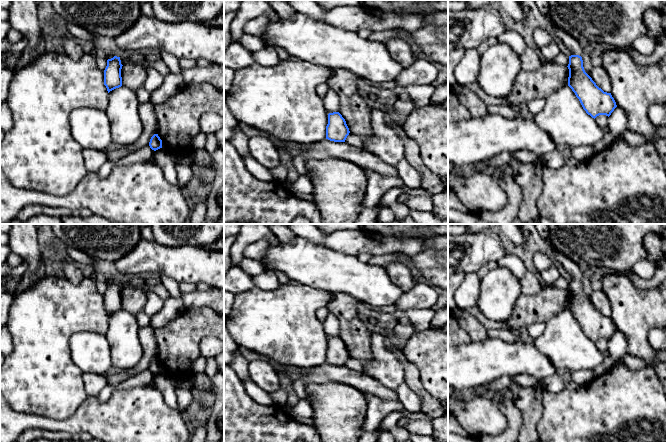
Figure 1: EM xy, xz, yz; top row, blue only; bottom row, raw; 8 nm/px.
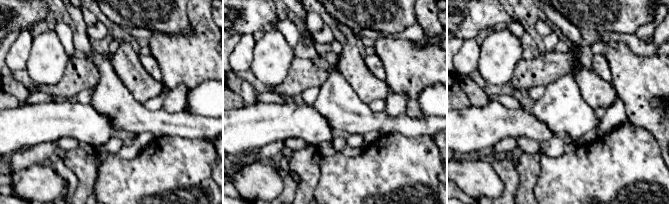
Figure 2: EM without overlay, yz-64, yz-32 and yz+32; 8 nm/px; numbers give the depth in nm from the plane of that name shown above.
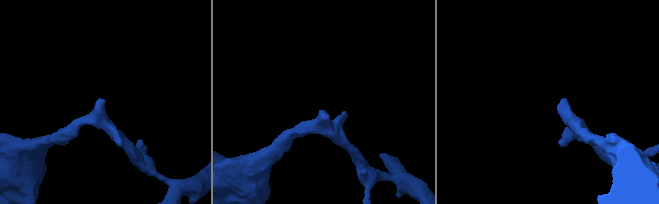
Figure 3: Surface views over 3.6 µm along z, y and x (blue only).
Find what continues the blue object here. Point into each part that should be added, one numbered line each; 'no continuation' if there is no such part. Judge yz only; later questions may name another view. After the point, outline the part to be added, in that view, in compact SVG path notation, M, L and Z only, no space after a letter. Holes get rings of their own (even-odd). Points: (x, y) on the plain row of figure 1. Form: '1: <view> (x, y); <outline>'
1: yz (570, 266); M551 246L551 250L555 258L561 263L563 268L570 274L572 279L582 280L583 272L582 269L577 265L577 263L571 259L569 259L566 255L559 252L555 248Z

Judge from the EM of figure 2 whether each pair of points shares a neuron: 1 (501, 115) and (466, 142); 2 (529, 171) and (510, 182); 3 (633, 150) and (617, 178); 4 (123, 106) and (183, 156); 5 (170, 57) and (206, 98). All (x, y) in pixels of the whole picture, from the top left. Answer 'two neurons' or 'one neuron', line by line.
1: one neuron
2: two neurons
3: one neuron
4: two neurons
5: two neurons

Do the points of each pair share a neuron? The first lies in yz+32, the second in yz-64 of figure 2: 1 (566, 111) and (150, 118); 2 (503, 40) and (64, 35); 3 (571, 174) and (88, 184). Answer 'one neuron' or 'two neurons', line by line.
1: one neuron
2: two neurons
3: two neurons

